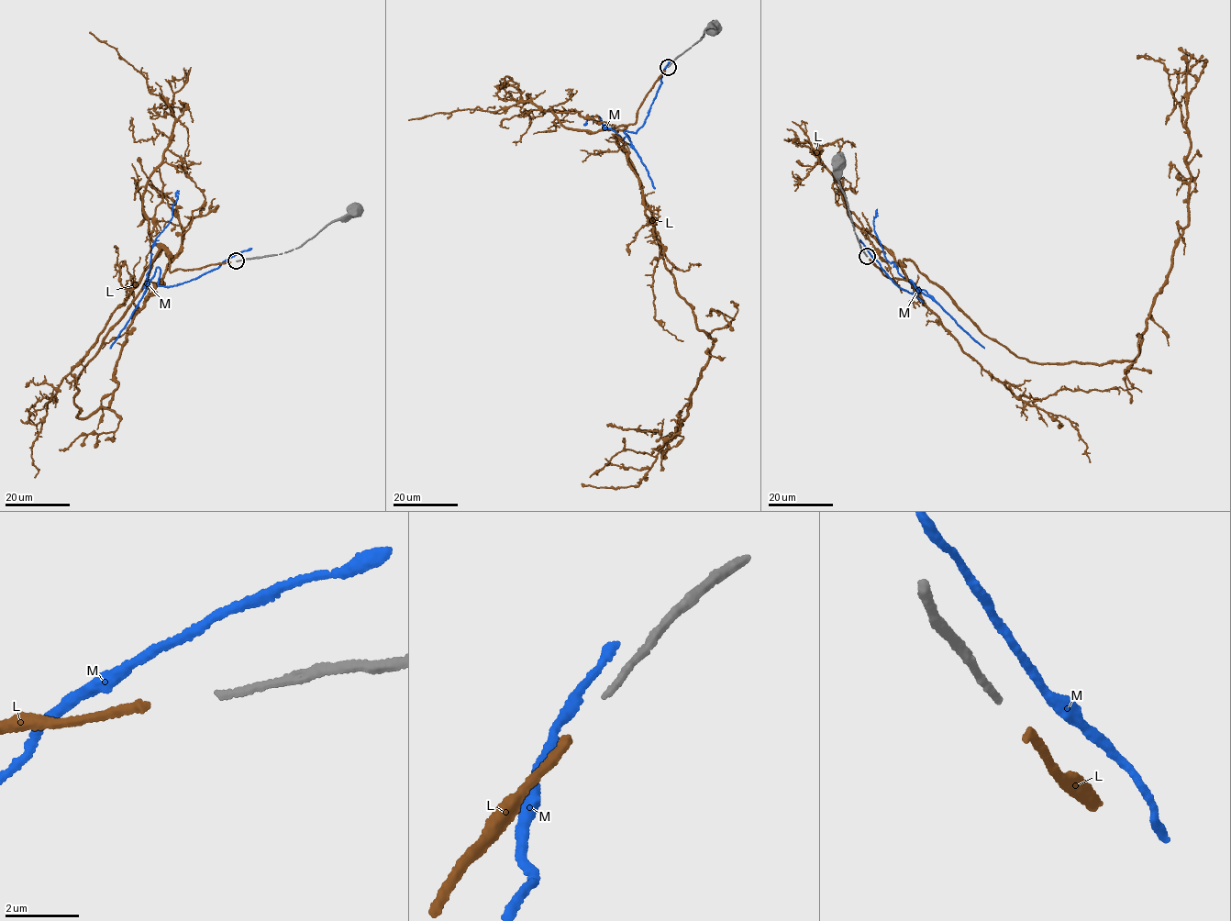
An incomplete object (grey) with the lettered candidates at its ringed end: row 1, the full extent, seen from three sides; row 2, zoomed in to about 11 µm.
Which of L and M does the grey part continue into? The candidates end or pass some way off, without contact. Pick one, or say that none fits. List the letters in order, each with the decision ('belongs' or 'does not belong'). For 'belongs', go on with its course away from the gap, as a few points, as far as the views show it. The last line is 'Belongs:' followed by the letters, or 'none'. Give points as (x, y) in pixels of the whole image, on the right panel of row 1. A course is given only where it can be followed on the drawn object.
L: belongs; course (870, 259), (905, 280), (913, 261), (1017, 356), (1131, 360), (1189, 222), (1187, 94), (1206, 61), (1179, 48)
M: does not belong
Belongs: L

